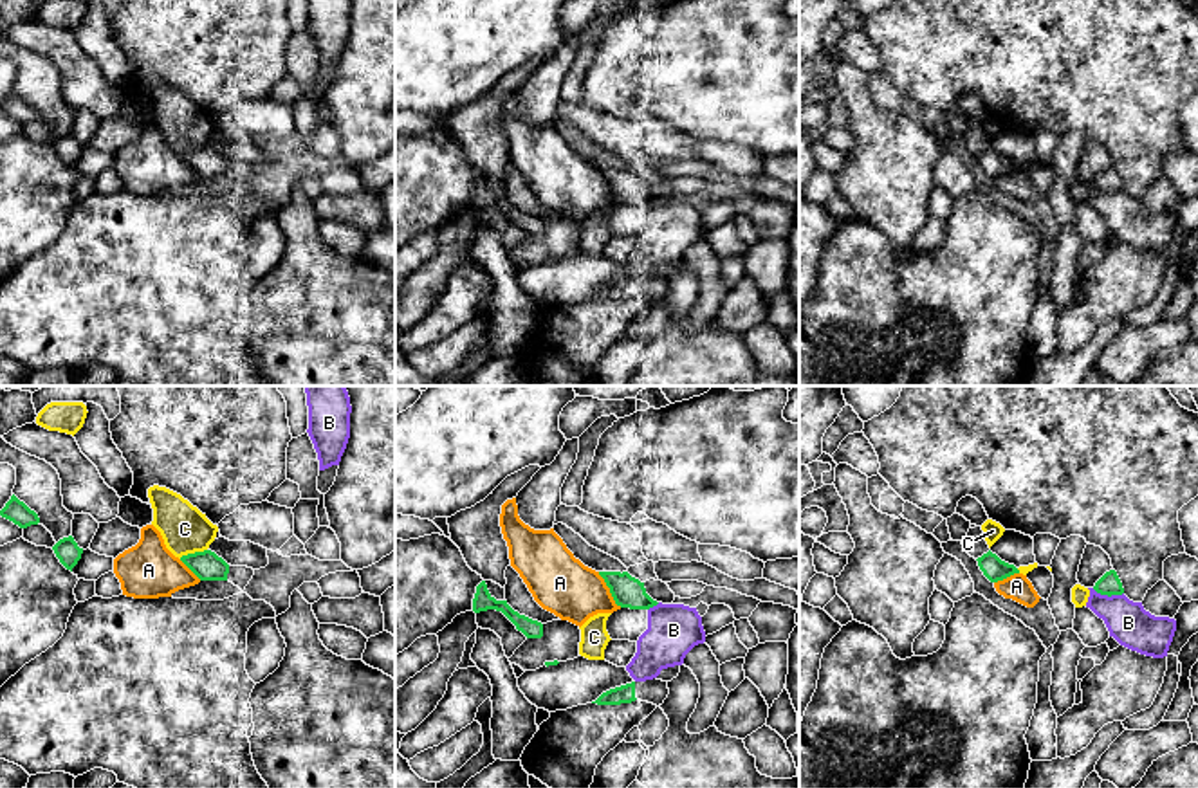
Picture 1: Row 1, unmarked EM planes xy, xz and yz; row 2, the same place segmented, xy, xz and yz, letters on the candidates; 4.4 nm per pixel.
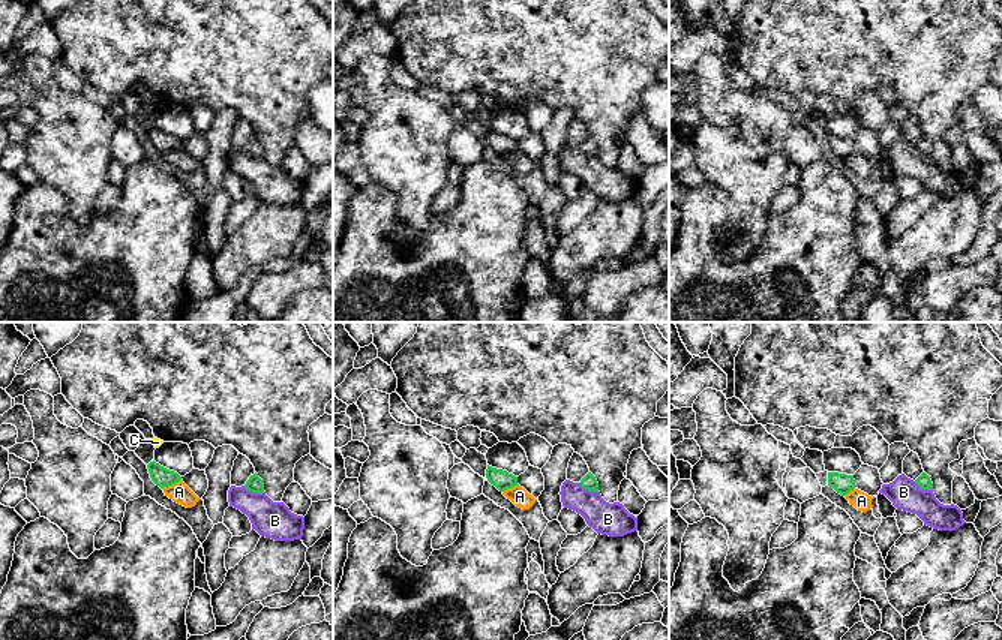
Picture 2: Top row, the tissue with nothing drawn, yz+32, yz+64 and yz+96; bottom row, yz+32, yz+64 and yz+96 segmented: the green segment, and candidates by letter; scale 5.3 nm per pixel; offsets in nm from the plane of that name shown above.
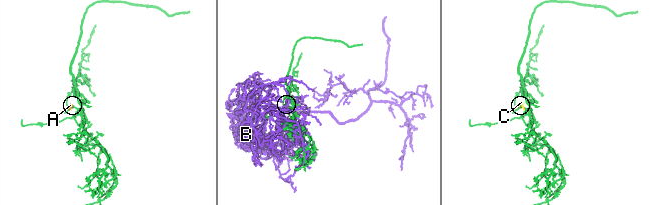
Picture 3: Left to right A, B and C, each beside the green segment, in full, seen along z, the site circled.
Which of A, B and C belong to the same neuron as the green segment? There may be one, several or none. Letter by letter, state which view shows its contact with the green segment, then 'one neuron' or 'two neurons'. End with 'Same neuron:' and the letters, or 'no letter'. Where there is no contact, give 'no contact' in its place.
A: meets green in xz; one neuron
B: meets green in yz; two neurons
C: meets green in xy; two neurons
Same neuron: A

